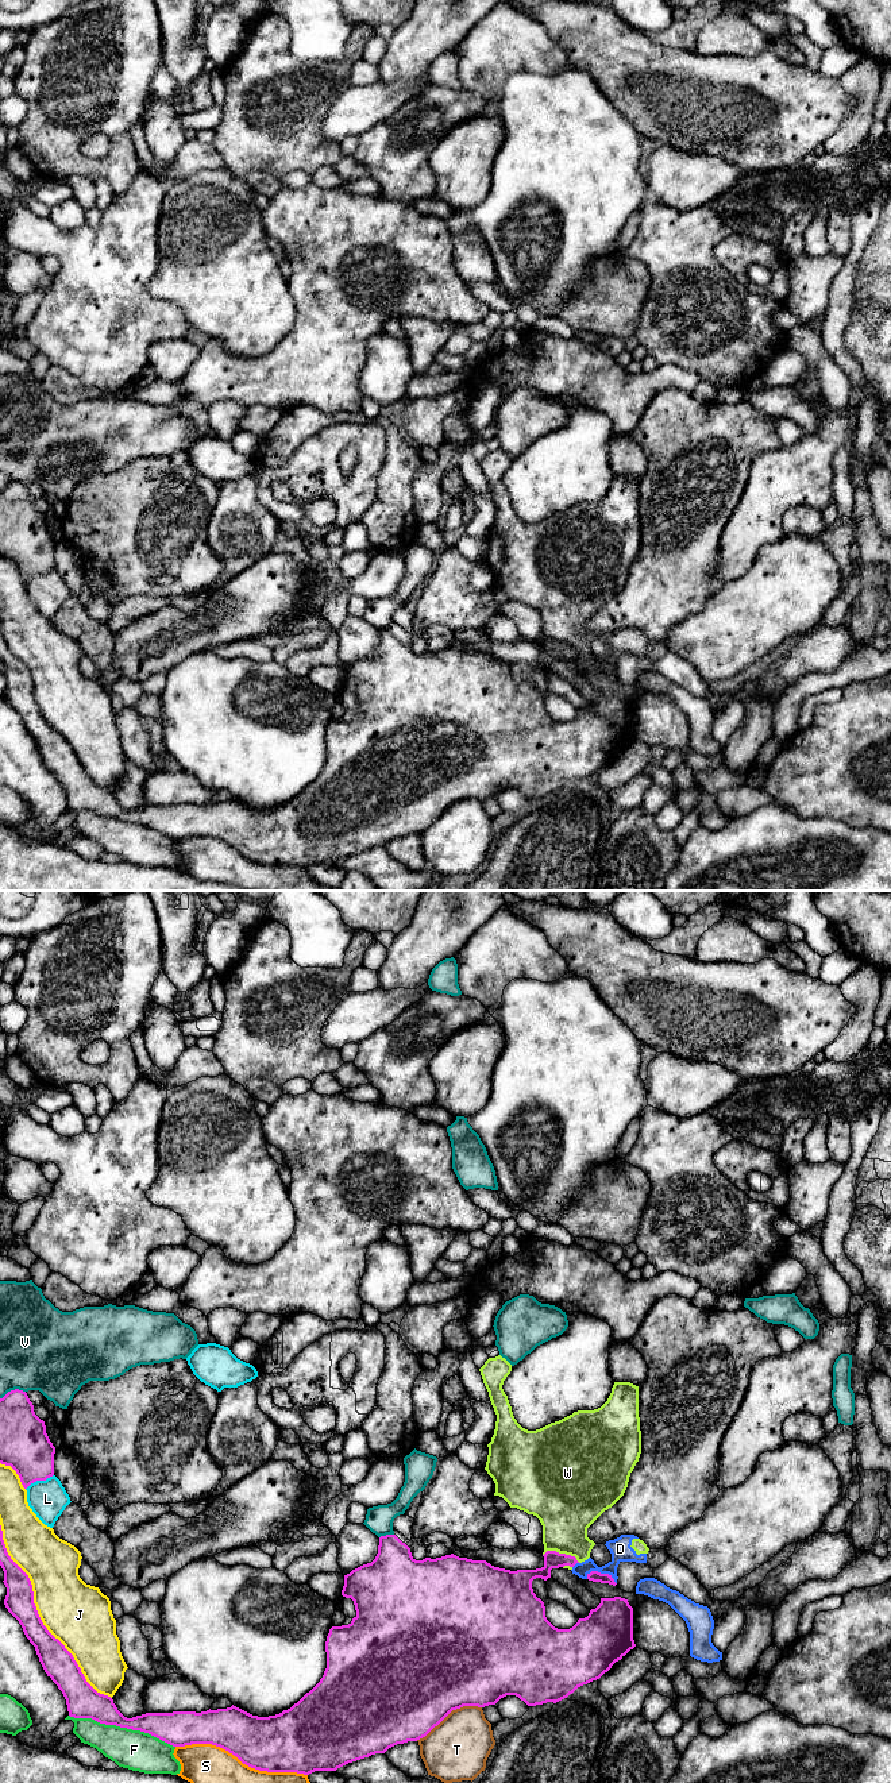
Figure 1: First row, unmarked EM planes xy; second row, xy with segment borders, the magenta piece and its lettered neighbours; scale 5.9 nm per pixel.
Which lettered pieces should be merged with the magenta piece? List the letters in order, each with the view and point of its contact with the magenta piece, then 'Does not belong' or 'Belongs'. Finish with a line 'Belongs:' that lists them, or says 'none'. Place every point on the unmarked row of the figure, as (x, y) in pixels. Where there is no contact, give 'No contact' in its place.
D: Touches magenta at xy (602, 667). Does not belong
F: Touches magenta at xy (122, 819). Does not belong
J: Touches magenta at xy (38, 707). Does not belong
L: Touches magenta at xy (39, 572). Does not belong
S: Touches magenta at xy (242, 855). Does not belong
T: Touches magenta at xy (448, 806). Does not belong
V: Touches magenta at xy (386, 628). Does not belong
W: Touches magenta at xy (562, 647). Does not belong
Belongs: none

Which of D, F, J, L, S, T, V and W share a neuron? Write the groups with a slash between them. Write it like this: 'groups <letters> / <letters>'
groups D W / F / J / L / S / T / V

